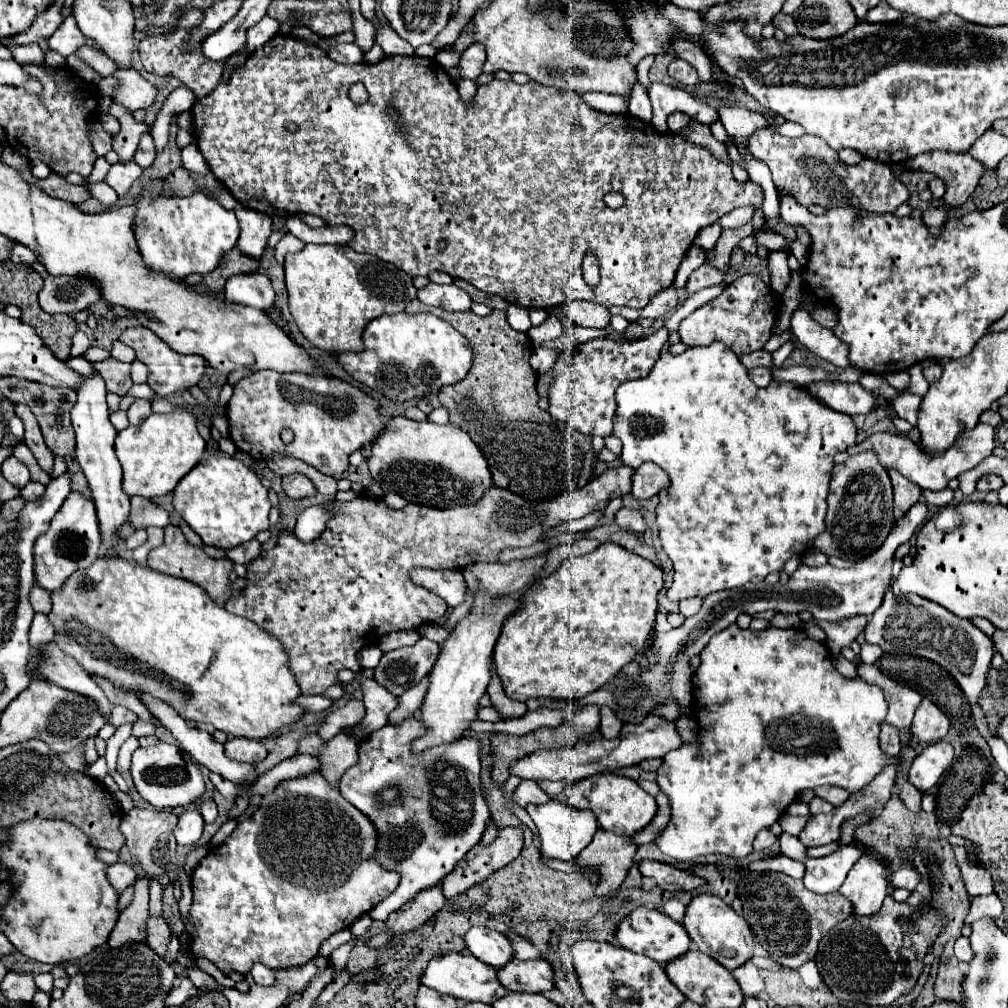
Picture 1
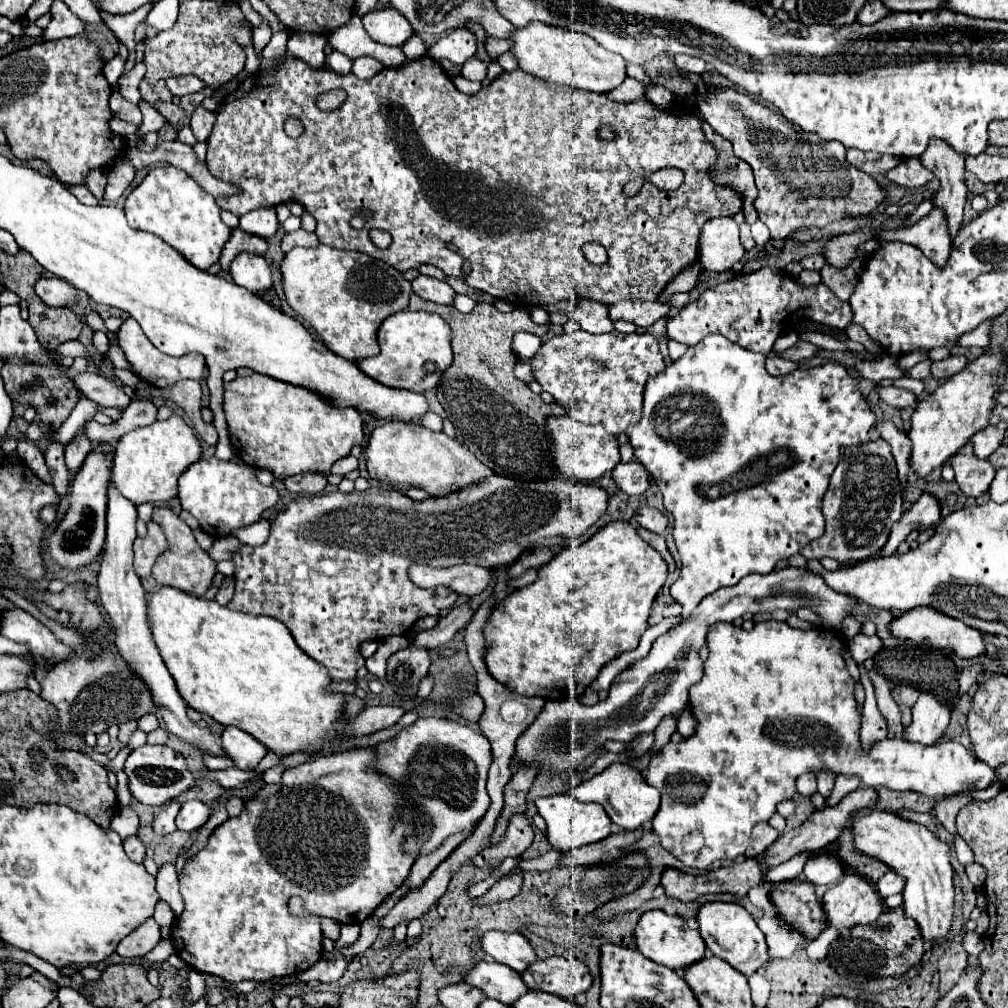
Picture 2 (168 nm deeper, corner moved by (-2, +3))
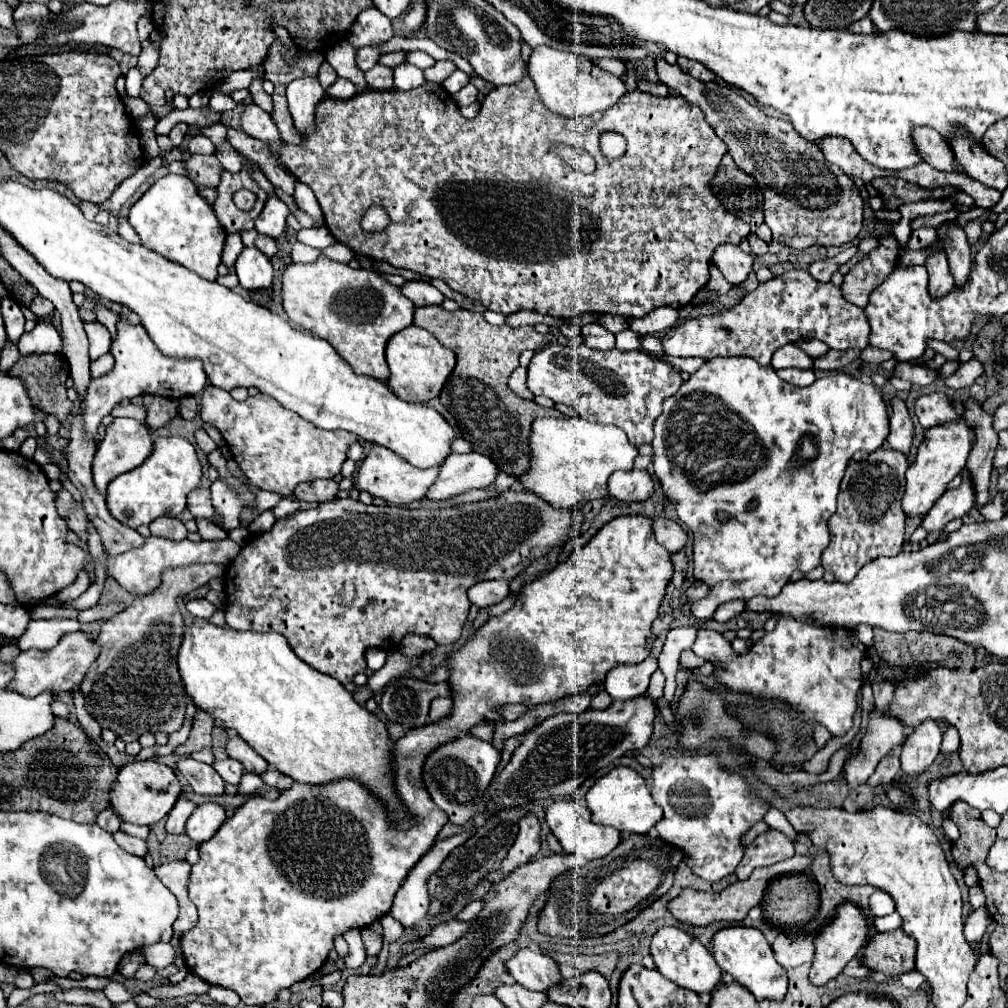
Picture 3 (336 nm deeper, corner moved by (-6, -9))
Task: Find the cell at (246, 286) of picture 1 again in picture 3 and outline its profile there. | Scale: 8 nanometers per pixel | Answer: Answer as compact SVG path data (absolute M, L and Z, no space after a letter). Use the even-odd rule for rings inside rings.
M243 248L243 252L237 256L235 270L239 276L239 284L245 290L259 290L271 286L273 268L269 258L259 248Z

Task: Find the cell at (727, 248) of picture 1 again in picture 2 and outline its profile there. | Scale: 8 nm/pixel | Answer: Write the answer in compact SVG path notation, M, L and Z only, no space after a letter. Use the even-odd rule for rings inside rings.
M703 122L703 132L715 144L715 148L719 152L719 174L715 174L713 178L717 180L717 184L733 186L741 194L745 194L745 222L753 224L759 218L759 214L755 210L757 188L755 188L755 180L753 180L753 172L751 172L749 164L743 162L741 158L733 156L731 144L725 138L721 138L719 134L715 134L713 128L709 128L705 122Z

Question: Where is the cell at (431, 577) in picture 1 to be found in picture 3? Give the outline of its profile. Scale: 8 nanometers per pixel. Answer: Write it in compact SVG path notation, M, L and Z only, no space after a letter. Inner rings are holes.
M487 580L469 588L469 600L479 608L487 608L505 600L509 592L509 580Z

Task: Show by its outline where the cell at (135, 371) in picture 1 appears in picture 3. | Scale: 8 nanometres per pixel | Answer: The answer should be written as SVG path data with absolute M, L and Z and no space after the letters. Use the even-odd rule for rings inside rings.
M95 302L93 312L95 312L97 320L99 320L101 324L105 324L105 326L109 328L109 332L115 336L115 326L117 326L117 318L119 318L119 316L115 316L113 312L109 312L101 302Z

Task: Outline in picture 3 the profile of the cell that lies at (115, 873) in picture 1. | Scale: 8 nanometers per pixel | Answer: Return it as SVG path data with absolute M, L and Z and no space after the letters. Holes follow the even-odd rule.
M121 830L115 832L113 838L115 838L115 842L117 842L123 850L127 850L127 852L131 852L131 854L135 854L135 856L145 856L145 850L147 850L145 840L135 838L135 836L129 836L129 834L121 832Z

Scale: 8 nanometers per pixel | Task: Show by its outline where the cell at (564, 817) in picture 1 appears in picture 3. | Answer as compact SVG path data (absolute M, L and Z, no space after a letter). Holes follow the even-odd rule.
M557 800L547 808L547 816L545 816L553 836L561 842L561 846L565 848L565 852L569 854L579 854L585 860L595 860L595 858L603 858L607 856L611 850L615 850L621 842L621 834L615 828L605 828L605 826L597 826L591 822L591 810L577 802L577 800Z

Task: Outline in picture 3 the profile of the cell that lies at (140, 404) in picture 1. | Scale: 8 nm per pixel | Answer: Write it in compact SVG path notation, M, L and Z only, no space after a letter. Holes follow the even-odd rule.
M147 394L147 396L143 396L143 400L145 400L145 408L147 408L147 420L145 422L151 430L155 430L159 426L165 426L179 412L177 400L155 396L155 394L153 396Z

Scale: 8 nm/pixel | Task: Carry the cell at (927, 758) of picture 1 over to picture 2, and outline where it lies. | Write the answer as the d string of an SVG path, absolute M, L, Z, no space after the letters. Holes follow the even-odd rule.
M769 620L769 622L759 622L751 632L745 632L743 628L735 628L733 624L717 624L709 630L709 640L707 640L707 648L709 648L709 658L705 660L705 672L703 678L691 686L691 696L689 696L689 704L691 704L691 712L697 714L697 732L679 742L673 744L669 742L657 756L651 756L645 780L655 786L661 792L661 808L657 810L655 818L653 818L653 832L661 838L661 846L671 852L675 858L679 858L683 864L687 864L687 860L691 860L693 868L707 868L715 862L721 860L737 860L739 856L745 856L745 850L749 846L749 838L751 838L751 830L757 822L767 822L775 812L777 812L777 804L783 800L791 800L795 794L795 780L801 774L815 774L819 776L819 772L833 772L835 776L843 774L847 778L857 776L861 778L861 782L865 786L885 786L891 790L911 790L911 792L919 792L925 796L949 796L955 792L965 792L965 790L981 790L987 788L993 780L993 768L989 768L985 762L975 760L959 742L947 740L947 742L937 742L931 746L923 746L923 744L915 744L909 742L905 738L888 739L875 742L871 746L869 752L863 752L861 748L861 740L859 740L859 730L861 730L861 708L855 700L853 694L853 682L851 676L845 668L845 660L841 656L841 648L843 648L843 636L833 632L833 630L823 630L823 628L815 628L815 630L797 630L791 628L787 622L777 622L777 620Z

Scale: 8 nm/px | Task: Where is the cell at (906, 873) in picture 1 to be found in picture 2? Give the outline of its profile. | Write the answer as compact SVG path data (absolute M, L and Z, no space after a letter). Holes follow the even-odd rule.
M887 872L887 874L875 884L875 888L877 888L877 892L879 892L883 898L887 898L887 896L891 896L891 894L903 892L903 888L905 888L905 878L899 876L897 872Z

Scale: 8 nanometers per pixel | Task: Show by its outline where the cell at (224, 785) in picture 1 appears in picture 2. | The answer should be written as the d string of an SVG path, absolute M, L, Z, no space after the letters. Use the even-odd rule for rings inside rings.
M203 756L205 758L205 766L209 770L225 770L232 767L233 761L228 756Z

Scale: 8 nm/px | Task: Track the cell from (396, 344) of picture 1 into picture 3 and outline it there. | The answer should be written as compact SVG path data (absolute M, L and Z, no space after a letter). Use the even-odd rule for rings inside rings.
M407 326L405 330L397 332L387 342L387 364L391 368L391 378L387 386L407 402L429 402L431 398L439 396L445 380L455 368L455 354L445 348L431 332L419 326Z

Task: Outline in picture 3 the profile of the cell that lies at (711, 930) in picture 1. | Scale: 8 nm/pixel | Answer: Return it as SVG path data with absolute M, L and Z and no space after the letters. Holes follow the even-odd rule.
M735 926L723 928L713 936L713 956L723 972L731 974L735 982L747 988L757 1000L781 1000L787 994L787 974L785 968L777 964L773 950L765 936L757 928Z

